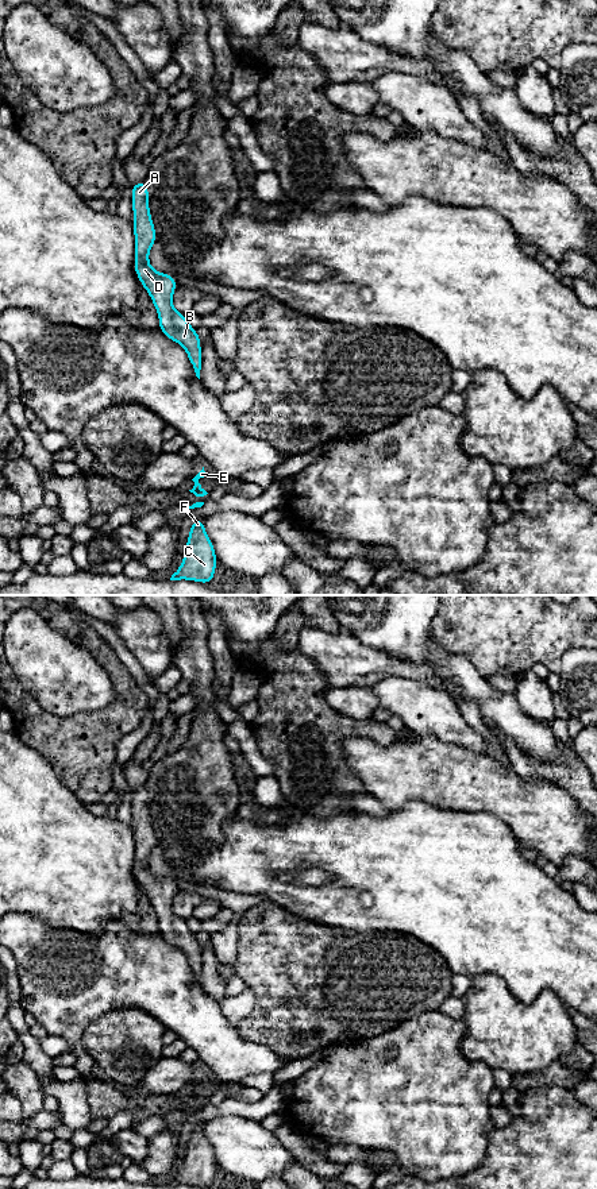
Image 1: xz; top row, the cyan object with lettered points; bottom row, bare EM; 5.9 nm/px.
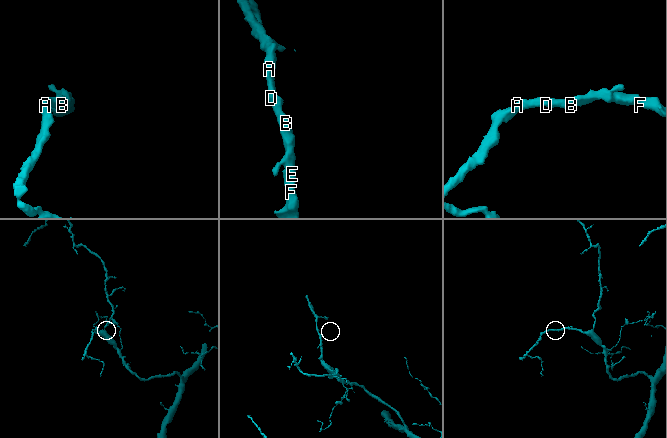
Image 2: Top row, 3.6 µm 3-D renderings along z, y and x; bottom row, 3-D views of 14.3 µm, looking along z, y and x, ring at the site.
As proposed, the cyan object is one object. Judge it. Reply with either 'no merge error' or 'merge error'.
no merge error

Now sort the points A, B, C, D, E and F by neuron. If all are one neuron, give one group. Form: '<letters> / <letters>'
A B C D E F

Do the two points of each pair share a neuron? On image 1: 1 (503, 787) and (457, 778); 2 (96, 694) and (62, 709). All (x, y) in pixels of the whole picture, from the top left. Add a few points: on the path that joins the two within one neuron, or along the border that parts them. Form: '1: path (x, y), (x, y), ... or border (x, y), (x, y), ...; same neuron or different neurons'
1: path (492, 787), (468, 780); same neuron
2: path (88, 701), (70, 703); same neuron

